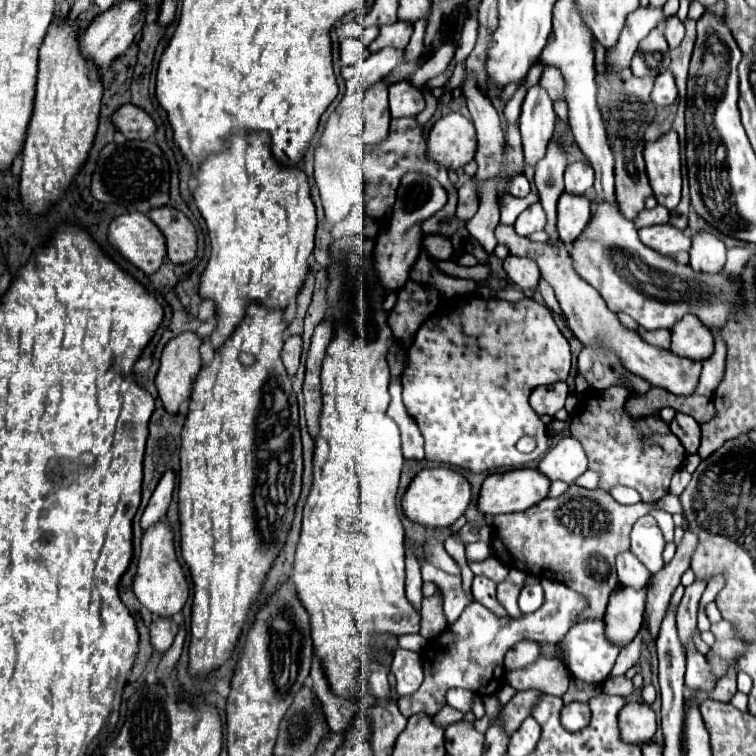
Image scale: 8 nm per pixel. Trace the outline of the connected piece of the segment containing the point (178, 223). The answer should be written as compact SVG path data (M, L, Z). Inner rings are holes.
M170 205L154 209L150 217L166 237L168 259L176 265L190 263L196 257L196 249L198 249L198 235L192 221L182 211Z

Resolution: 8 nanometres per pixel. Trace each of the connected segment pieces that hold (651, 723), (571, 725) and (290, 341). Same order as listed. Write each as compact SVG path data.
M628 703L622 707L618 715L620 739L624 743L644 745L656 733L656 715L650 705L646 703Z
M568 703L562 709L562 725L568 731L580 731L590 723L590 707L588 703Z
M290 335L284 343L284 349L282 349L282 361L284 361L284 367L286 367L290 377L294 377L294 373L298 369L300 353L302 353L302 337L300 335Z

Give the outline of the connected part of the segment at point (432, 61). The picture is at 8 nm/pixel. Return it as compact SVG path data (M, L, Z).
M444 43L444 45L442 45L438 51L434 51L434 53L424 61L424 65L410 77L410 83L414 83L416 87L420 87L420 85L424 85L428 79L444 73L446 67L448 67L448 63L450 63L452 57L454 57L454 51L456 51L456 49L452 47L452 43Z

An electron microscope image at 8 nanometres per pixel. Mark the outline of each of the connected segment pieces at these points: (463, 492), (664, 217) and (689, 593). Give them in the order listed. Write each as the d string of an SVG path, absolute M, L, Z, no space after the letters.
M446 467L436 469L422 469L408 485L408 489L402 495L402 511L404 515L420 523L424 527L450 527L460 515L464 515L466 507L470 505L470 483L456 471Z
M656 205L654 209L640 211L638 217L634 219L634 227L640 229L640 227L648 227L648 225L662 225L662 223L668 223L668 217L670 217L670 211L662 205Z
M698 579L686 587L684 591L684 597L678 605L678 613L676 613L676 627L678 627L678 635L684 641L690 641L692 639L692 631L696 627L696 611L698 611L698 603L700 603L700 597L706 589L706 579Z

